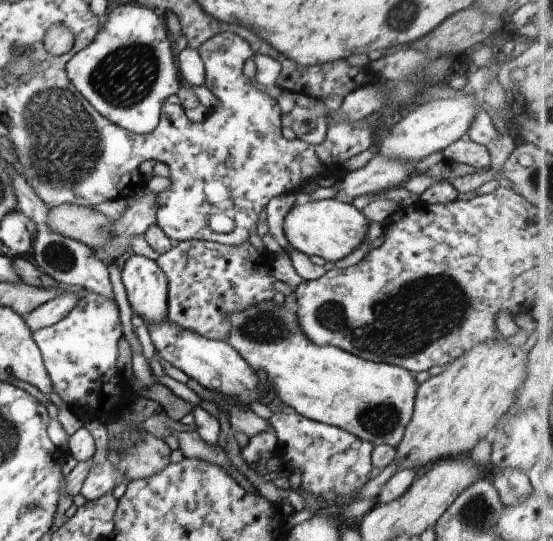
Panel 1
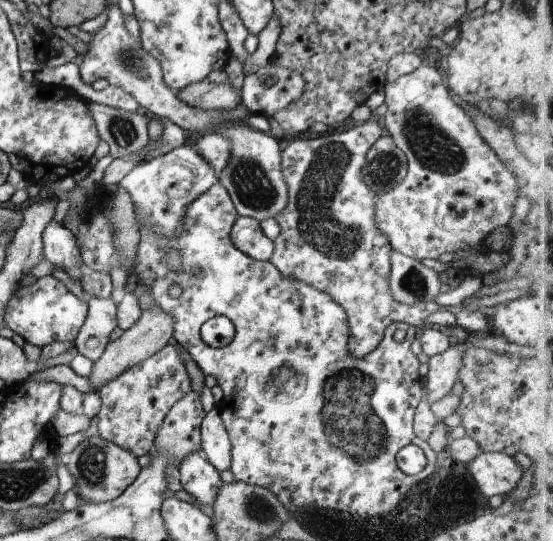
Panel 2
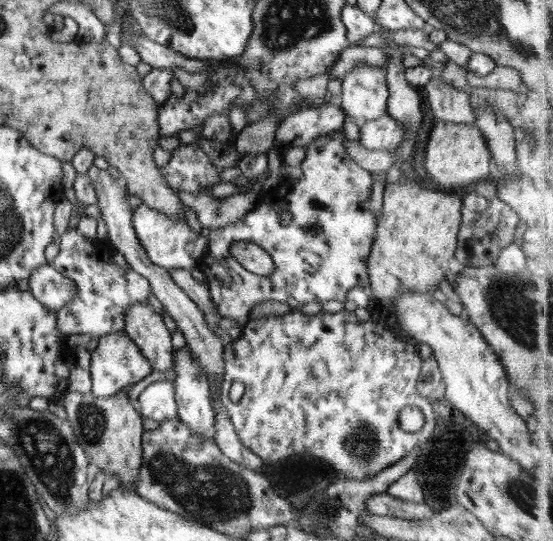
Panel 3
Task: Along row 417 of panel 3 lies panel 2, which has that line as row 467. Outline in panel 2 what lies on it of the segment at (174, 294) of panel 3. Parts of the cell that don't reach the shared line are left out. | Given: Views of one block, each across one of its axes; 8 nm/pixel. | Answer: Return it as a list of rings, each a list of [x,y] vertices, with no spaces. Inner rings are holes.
[[[217,406],[207,411],[202,421],[201,446],[202,453],[216,470],[222,472],[230,468],[232,446]]]

